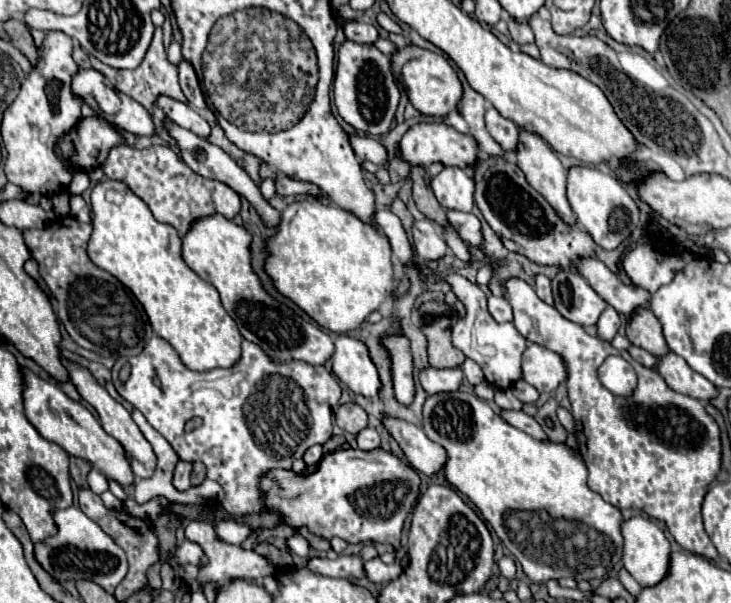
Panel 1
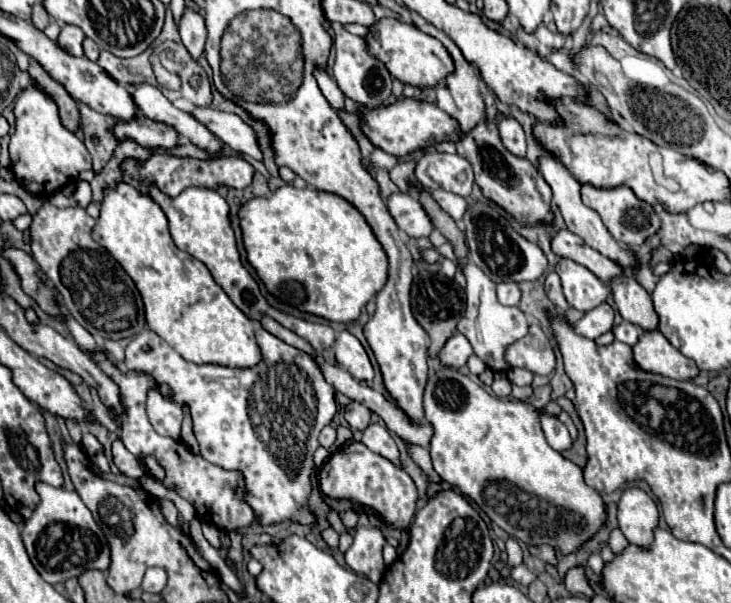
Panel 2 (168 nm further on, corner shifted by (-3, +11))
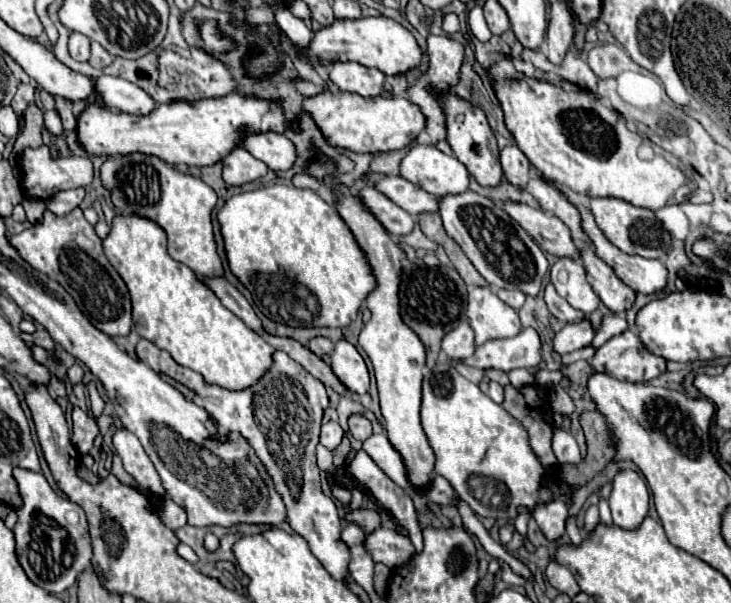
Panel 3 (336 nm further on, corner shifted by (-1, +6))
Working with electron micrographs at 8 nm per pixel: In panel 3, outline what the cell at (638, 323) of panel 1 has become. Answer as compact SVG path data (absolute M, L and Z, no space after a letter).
M581 251L581 259L585 263L587 279L593 291L601 297L609 311L625 313L633 307L635 291L627 287L609 265L605 265L593 251Z

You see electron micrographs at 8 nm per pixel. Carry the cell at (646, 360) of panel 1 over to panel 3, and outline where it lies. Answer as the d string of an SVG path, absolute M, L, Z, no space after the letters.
M607 315L601 323L601 329L597 331L595 339L593 339L593 345L595 347L601 347L603 343L607 343L611 337L615 335L621 335L623 331L627 331L627 319L625 315Z

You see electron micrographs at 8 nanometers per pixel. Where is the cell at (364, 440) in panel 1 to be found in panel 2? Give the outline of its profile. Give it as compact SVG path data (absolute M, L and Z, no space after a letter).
M371 424L365 432L363 432L363 440L361 440L371 452L387 458L389 462L393 462L395 466L401 466L399 460L399 448L391 436L391 432L381 426L381 424Z

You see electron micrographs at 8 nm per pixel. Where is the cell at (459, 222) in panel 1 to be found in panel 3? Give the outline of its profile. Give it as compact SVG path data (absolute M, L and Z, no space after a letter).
M383 177L381 181L377 181L375 189L387 195L401 209L409 211L413 217L417 217L423 211L439 211L441 207L441 199L437 199L421 187L415 187L411 181L403 177Z

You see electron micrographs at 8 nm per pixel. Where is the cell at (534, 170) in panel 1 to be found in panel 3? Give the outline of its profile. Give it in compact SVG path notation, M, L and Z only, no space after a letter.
M575 203L575 207L581 213L581 229L585 231L587 239L593 243L595 255L601 257L625 285L629 285L637 293L655 293L665 287L667 269L663 261L623 253L603 235L603 231L597 227L587 207L579 203Z

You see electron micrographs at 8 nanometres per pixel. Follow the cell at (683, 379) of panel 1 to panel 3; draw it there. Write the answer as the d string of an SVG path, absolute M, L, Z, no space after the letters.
M631 331L601 345L591 361L595 371L605 371L619 381L651 381L667 371L667 361L651 353Z

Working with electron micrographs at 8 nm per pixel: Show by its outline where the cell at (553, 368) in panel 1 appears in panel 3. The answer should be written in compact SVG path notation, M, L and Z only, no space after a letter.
M531 327L523 329L517 337L487 341L475 349L469 359L463 359L465 365L479 369L499 369L509 373L511 369L535 369L543 361L541 357L541 339L539 333Z

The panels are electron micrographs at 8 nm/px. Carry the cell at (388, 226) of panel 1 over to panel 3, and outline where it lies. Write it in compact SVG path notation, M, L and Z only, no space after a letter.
M473 287L467 303L467 321L475 331L475 347L491 339L507 339L521 333L517 311L499 301L489 287Z

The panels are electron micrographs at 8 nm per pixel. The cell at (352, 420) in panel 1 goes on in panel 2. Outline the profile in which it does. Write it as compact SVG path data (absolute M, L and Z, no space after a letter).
M349 402L349 406L345 408L345 420L353 430L363 432L369 426L369 416L371 416L369 408L365 408L359 402Z

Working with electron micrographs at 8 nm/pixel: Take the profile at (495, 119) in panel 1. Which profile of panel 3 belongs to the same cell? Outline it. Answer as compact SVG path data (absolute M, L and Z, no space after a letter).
M515 143L501 149L501 165L503 165L505 179L509 183L519 185L519 187L527 185L527 181L529 181L529 165L531 163Z

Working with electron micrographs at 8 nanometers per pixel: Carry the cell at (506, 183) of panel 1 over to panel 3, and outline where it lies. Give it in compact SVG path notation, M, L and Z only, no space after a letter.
M449 93L441 99L441 105L447 115L447 141L455 153L455 157L467 167L467 171L475 177L475 181L483 187L497 187L505 177L499 163L499 147L495 135L485 119L485 113L473 107L467 101L457 99L457 95Z

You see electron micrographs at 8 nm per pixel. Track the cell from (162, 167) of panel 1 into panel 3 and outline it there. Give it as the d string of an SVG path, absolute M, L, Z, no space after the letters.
M235 147L223 159L223 181L227 185L233 185L233 187L247 185L247 183L253 183L255 179L261 179L265 173L267 173L267 165L251 157L241 147Z

